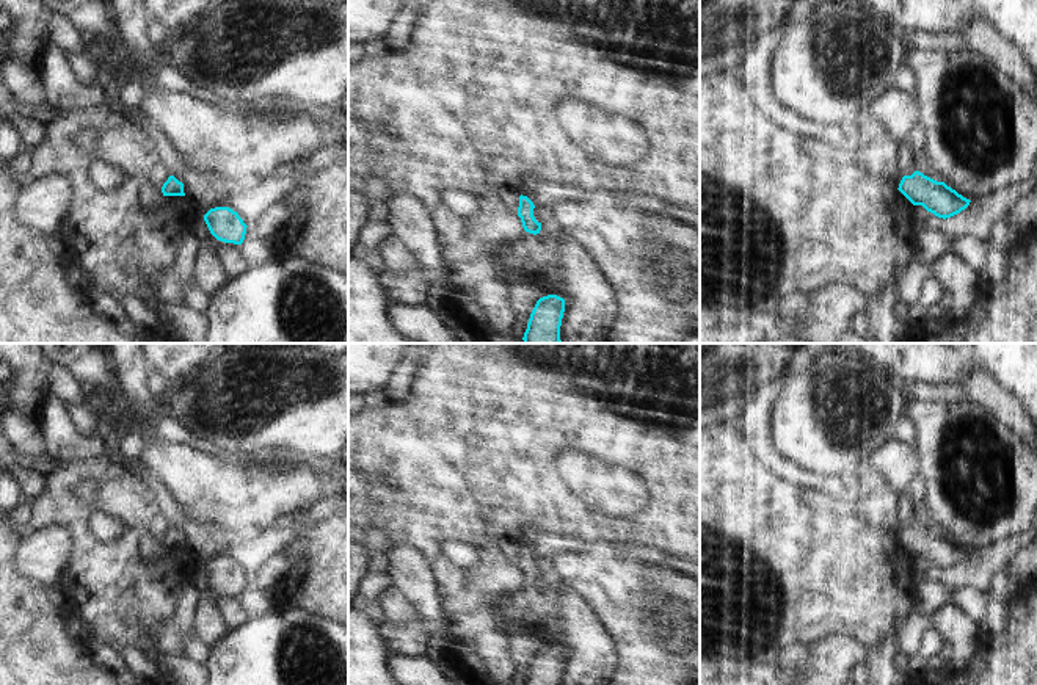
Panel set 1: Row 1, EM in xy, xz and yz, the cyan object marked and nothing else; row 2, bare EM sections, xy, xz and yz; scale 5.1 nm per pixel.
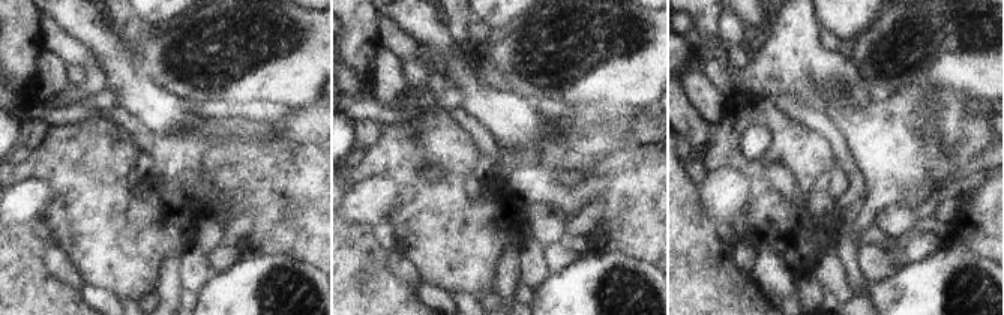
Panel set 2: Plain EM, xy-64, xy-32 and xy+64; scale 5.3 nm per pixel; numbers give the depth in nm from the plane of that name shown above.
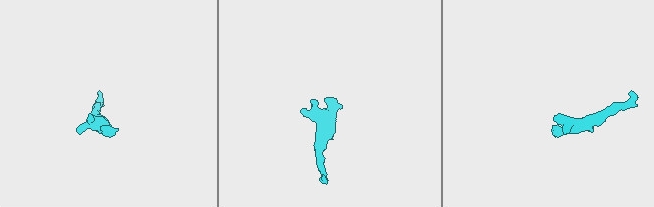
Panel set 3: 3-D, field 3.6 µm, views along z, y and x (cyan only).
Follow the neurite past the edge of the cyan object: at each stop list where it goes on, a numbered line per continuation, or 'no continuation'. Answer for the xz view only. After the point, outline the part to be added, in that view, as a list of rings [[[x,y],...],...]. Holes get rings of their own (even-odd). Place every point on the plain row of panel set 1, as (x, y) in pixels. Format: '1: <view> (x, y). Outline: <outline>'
no continuation.

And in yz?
no continuation.

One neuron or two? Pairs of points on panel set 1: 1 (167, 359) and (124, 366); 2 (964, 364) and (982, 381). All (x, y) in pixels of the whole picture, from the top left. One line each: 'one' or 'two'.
1: two
2: two

